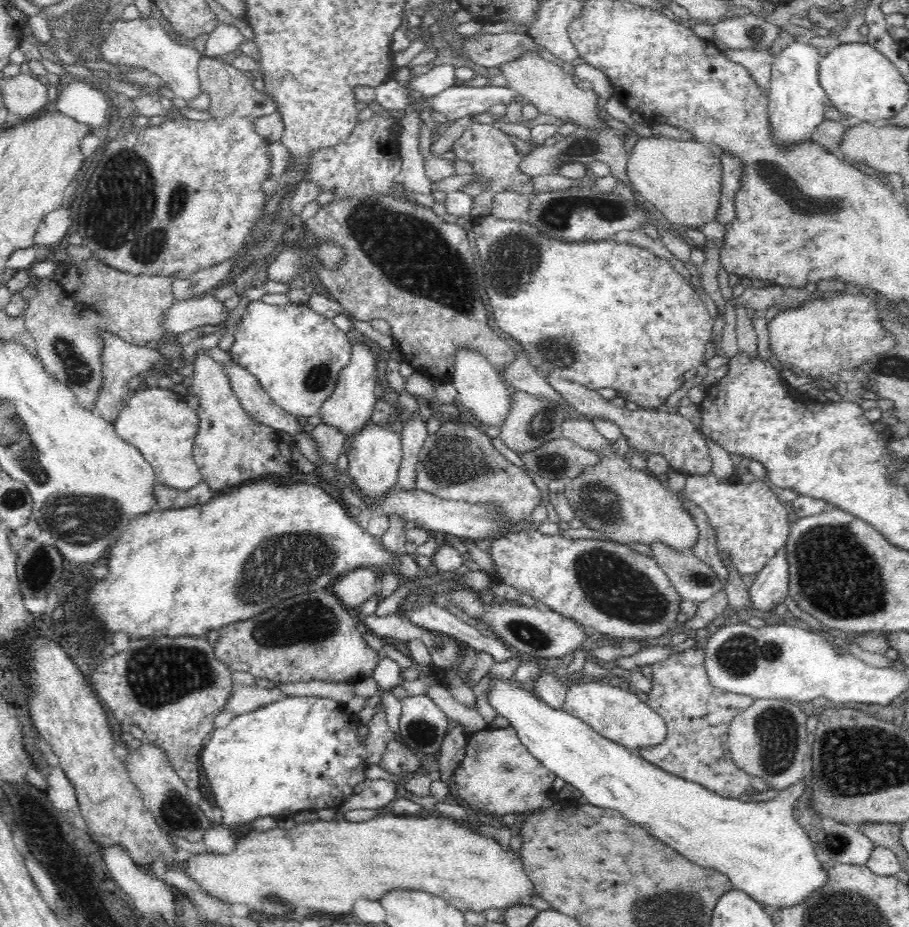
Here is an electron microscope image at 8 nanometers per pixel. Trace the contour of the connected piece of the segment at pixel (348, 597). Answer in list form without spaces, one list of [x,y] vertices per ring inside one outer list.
[[[358,567],[340,576],[332,586],[333,593],[345,607],[354,612],[380,590],[378,577],[367,567]]]

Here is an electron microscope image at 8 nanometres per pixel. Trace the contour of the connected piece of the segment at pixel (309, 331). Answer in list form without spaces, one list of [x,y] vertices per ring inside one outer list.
[[[254,300],[248,304],[233,334],[235,339],[229,350],[232,360],[258,379],[264,392],[268,393],[278,407],[296,417],[319,413],[324,401],[334,392],[340,372],[350,362],[352,345],[348,334],[340,331],[332,320],[326,319],[308,305],[298,306],[288,302],[284,306],[272,306]]]

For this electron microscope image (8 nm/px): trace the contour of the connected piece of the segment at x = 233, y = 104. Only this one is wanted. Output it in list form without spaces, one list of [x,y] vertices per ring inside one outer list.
[[[204,56],[199,60],[197,69],[201,92],[210,95],[208,112],[212,116],[224,116],[224,114],[242,114],[243,116],[268,116],[277,112],[277,104],[268,93],[254,89],[252,75],[238,71],[234,66],[221,59]]]

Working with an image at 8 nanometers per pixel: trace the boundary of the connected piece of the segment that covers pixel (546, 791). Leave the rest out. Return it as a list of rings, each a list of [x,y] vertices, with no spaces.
[[[512,726],[498,729],[489,727],[472,732],[467,739],[463,759],[453,772],[456,796],[475,810],[488,810],[498,815],[541,810],[540,806],[550,796],[552,782],[556,778],[522,745]]]

